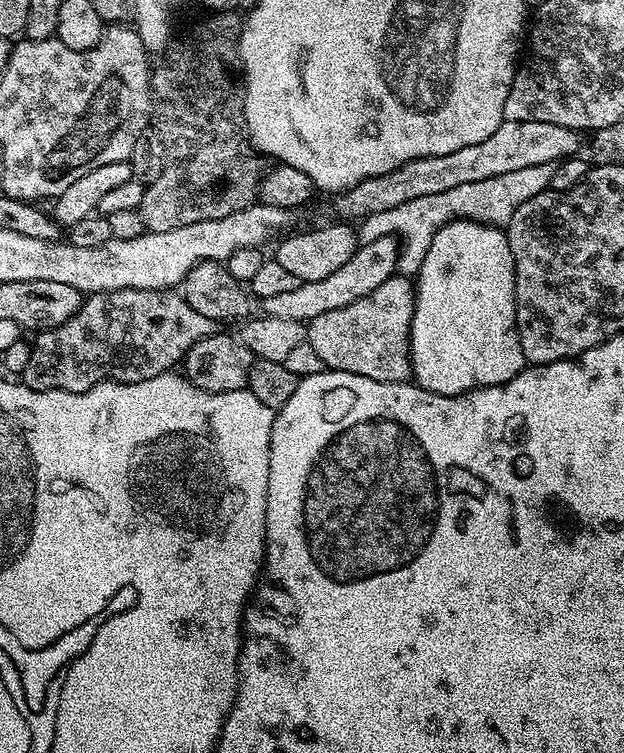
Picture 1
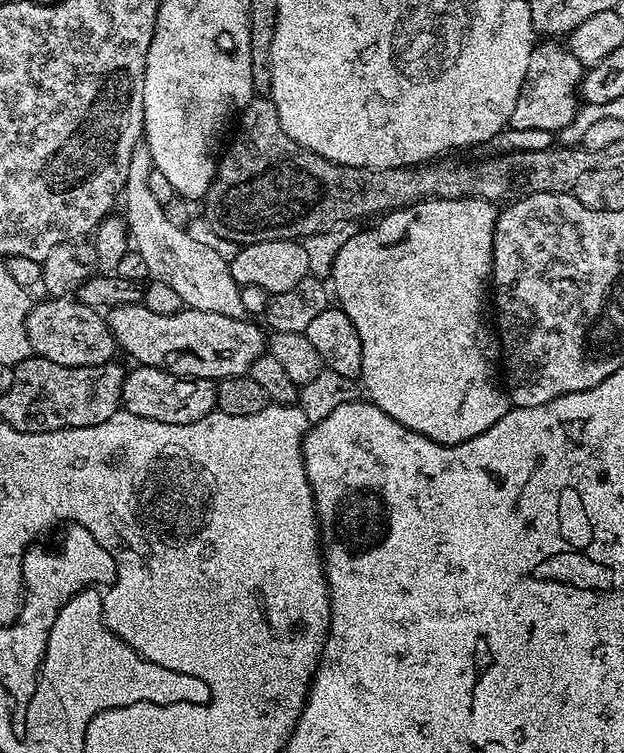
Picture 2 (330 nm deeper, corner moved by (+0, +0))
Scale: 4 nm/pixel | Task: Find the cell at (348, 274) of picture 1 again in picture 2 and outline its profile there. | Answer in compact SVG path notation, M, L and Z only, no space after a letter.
M138 146L130 158L130 170L126 174L122 193L123 219L130 229L130 240L135 250L142 254L151 275L165 280L182 298L185 306L198 310L210 310L210 314L226 314L226 318L241 318L245 315L244 304L240 301L241 285L234 282L228 269L228 261L210 250L210 246L201 246L195 238L190 238L187 227L175 224L168 217L169 209L154 198L150 190L150 174L154 171L150 150L147 146Z

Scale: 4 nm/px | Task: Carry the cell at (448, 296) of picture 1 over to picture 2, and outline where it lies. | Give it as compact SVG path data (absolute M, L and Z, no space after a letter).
M478 196L461 200L420 200L406 208L381 215L373 228L364 228L353 236L349 235L334 258L330 288L334 293L335 303L350 318L350 322L354 322L354 330L358 330L358 342L362 342L362 370L359 379L362 381L363 391L364 388L368 391L367 399L390 414L394 422L439 444L466 442L482 434L482 430L490 430L490 426L494 426L494 422L498 422L498 418L502 418L502 414L506 414L510 407L508 393L502 387L502 376L498 371L498 344L490 328L488 333L488 328L484 325L484 296L486 300L486 289L492 274L492 243L497 215L497 205Z

